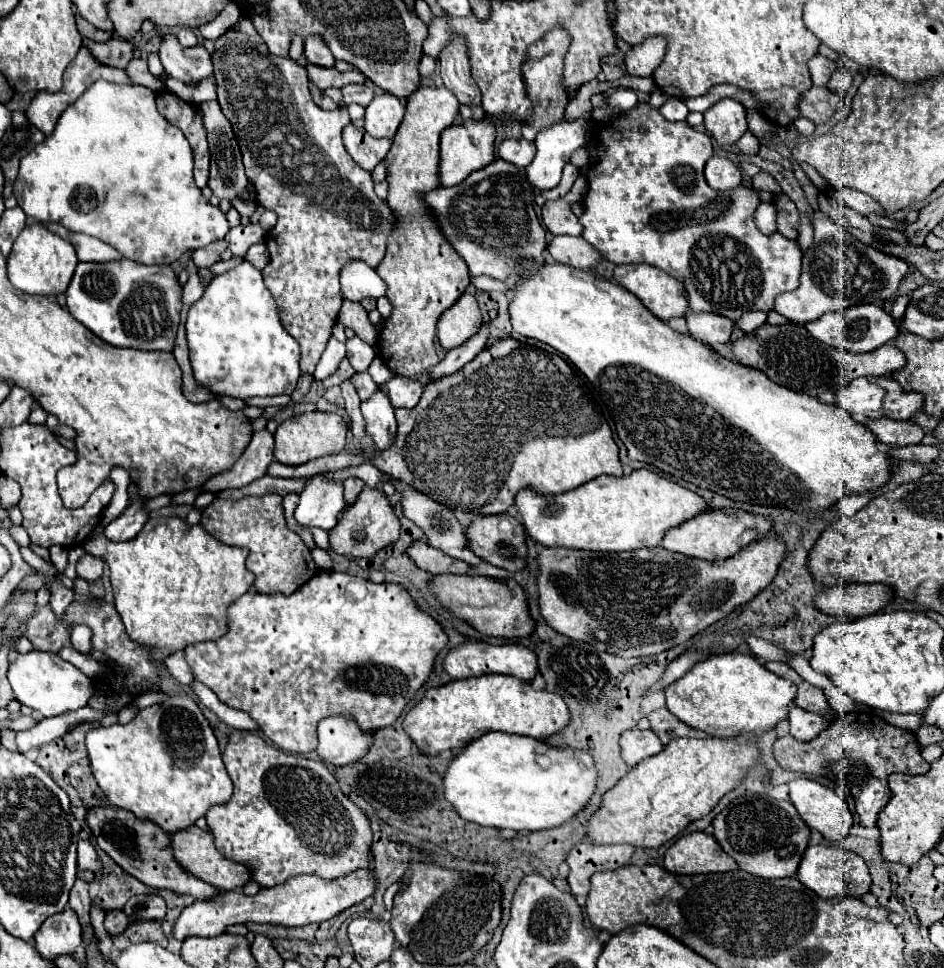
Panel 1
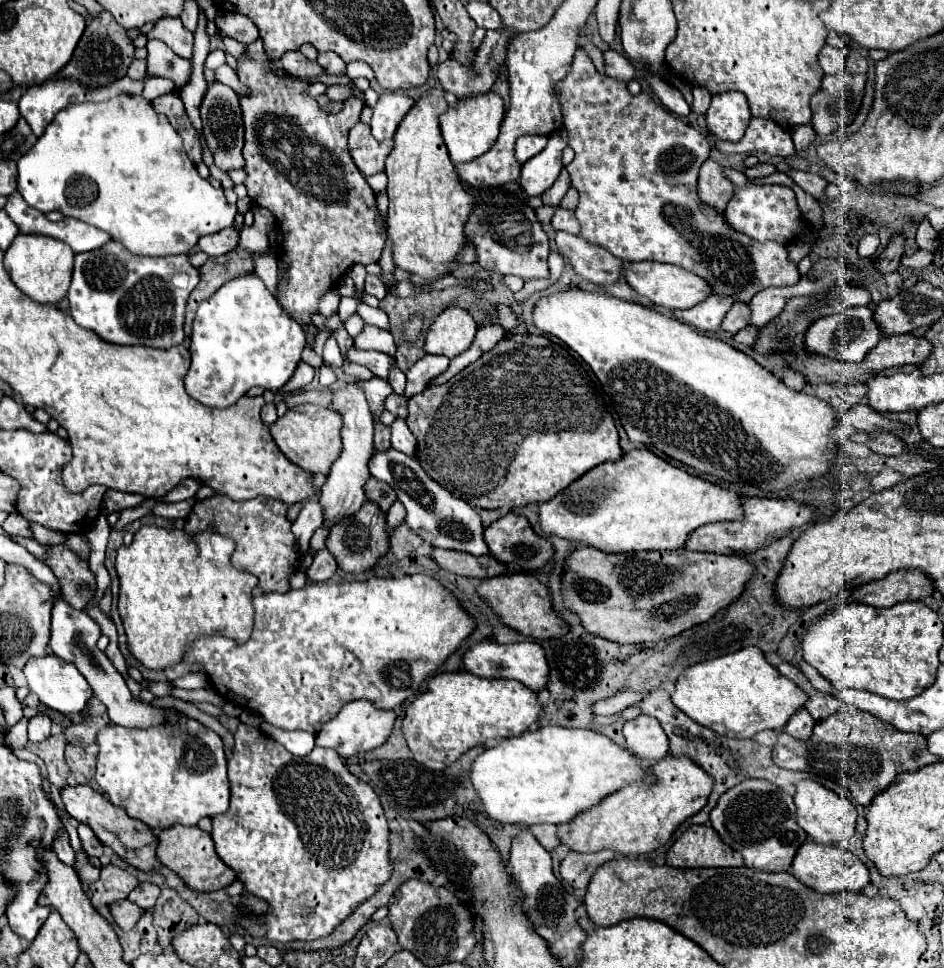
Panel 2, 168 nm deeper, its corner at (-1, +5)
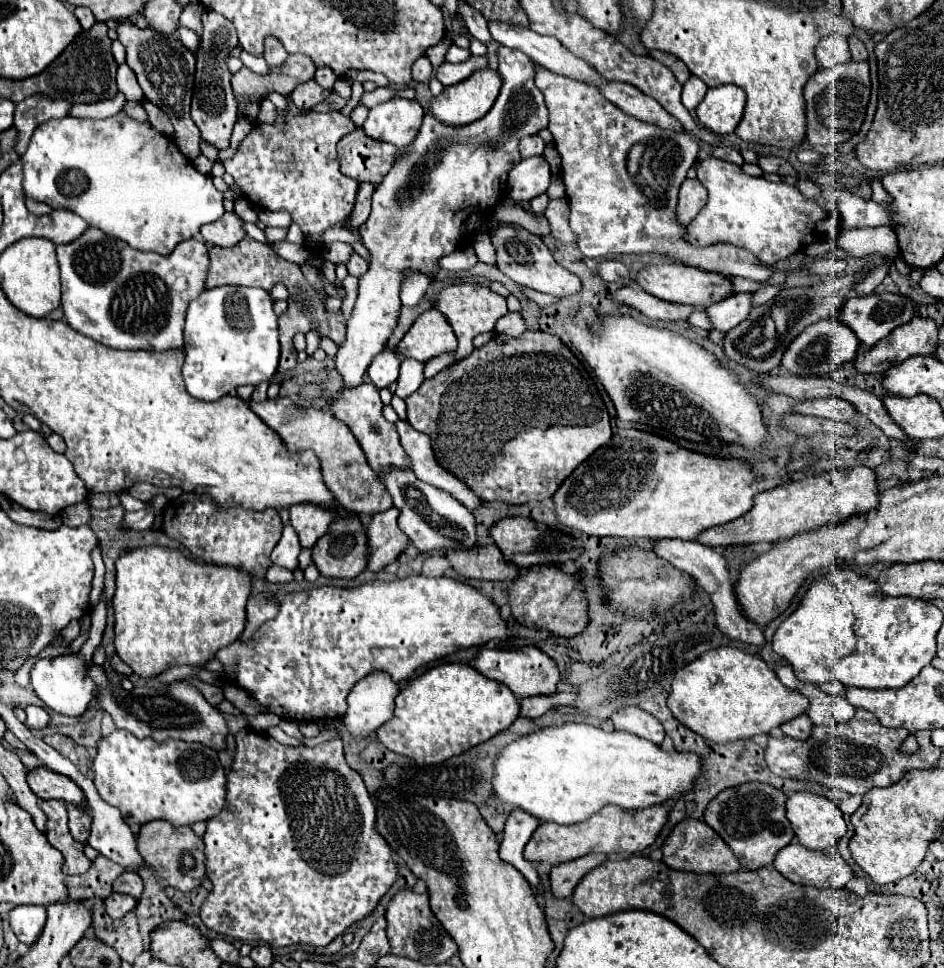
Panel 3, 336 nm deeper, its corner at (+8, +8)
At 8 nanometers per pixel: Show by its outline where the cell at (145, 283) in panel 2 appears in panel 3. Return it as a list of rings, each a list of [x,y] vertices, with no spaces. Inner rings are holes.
[[[89,227],[79,239],[57,247],[57,259],[61,267],[61,307],[67,323],[113,349],[145,349],[165,351],[183,347],[183,323],[187,305],[199,297],[205,283],[209,265],[207,247],[197,239],[179,243],[171,255],[163,257],[157,253],[143,253],[131,249],[127,243],[105,235],[103,231]]]

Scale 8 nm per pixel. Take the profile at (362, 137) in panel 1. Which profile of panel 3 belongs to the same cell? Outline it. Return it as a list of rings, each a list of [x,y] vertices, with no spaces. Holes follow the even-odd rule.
[[[357,127],[337,143],[337,153],[343,175],[357,179],[359,183],[369,181],[379,185],[383,175],[387,175],[387,171],[393,167],[397,147],[375,141],[367,137],[361,127]]]

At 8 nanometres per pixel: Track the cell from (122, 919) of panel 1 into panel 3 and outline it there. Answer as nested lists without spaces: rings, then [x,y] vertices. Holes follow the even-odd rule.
[[[113,893],[111,897],[105,899],[105,909],[107,909],[107,915],[113,917],[113,919],[121,919],[123,915],[127,915],[133,907],[137,905],[137,901],[129,895],[119,895],[119,893]]]

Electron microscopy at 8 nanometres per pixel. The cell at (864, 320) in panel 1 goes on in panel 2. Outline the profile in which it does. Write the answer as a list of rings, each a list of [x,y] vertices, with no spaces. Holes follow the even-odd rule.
[[[856,306],[848,308],[836,316],[820,318],[820,322],[814,322],[808,328],[804,348],[808,354],[814,356],[826,356],[826,358],[836,358],[842,362],[862,362],[864,356],[878,344],[880,340],[880,330],[876,330],[872,322],[872,310],[866,306]]]

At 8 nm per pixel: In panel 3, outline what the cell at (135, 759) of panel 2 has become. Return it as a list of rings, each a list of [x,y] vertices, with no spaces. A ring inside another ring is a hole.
[[[115,729],[111,735],[103,737],[97,745],[97,755],[93,759],[93,783],[101,799],[117,807],[123,819],[133,825],[145,825],[153,819],[165,819],[175,827],[193,825],[195,821],[207,821],[217,815],[225,805],[225,769],[221,769],[217,751],[203,743],[187,743],[179,739],[167,739],[163,743],[147,739],[137,739],[125,729]]]

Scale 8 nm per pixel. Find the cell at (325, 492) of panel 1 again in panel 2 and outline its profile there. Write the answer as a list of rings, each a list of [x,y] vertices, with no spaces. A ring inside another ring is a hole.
[[[318,496],[310,498],[304,502],[304,508],[300,512],[300,516],[296,518],[296,522],[292,524],[292,534],[296,538],[296,548],[304,554],[308,550],[308,542],[314,534],[316,528],[322,526],[322,510],[320,510],[320,504],[318,504]]]

